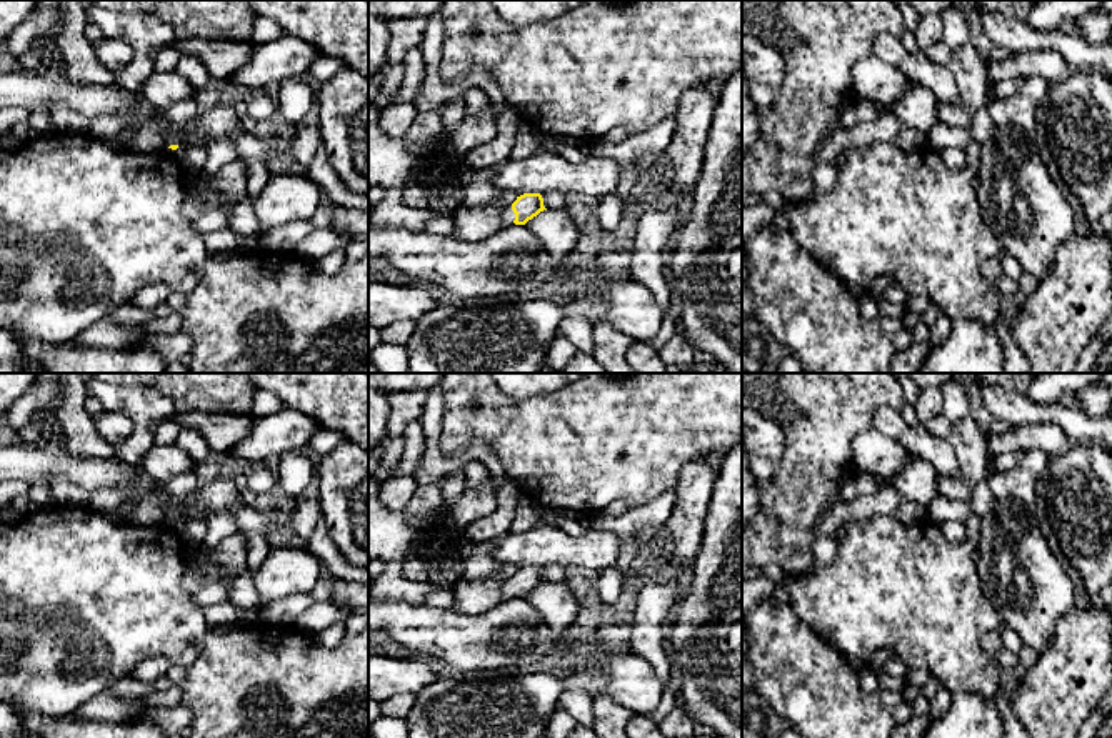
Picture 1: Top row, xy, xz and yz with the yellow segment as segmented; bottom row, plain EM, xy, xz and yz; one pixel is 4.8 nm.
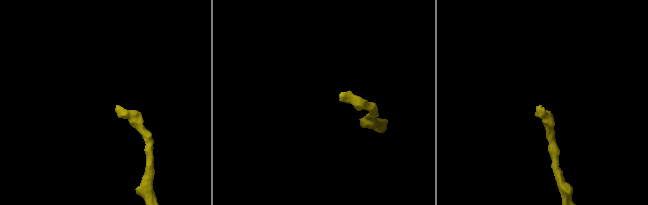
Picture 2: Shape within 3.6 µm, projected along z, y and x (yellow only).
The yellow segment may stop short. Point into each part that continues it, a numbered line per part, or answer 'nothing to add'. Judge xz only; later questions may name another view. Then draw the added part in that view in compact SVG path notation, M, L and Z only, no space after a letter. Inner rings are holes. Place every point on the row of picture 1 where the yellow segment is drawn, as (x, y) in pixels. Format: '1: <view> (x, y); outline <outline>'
1: xz (507, 215); outline M505 205L500 208L500 222L502 222L502 227L507 227L507 225L512 225L515 220L515 213L512 210L512 205Z

